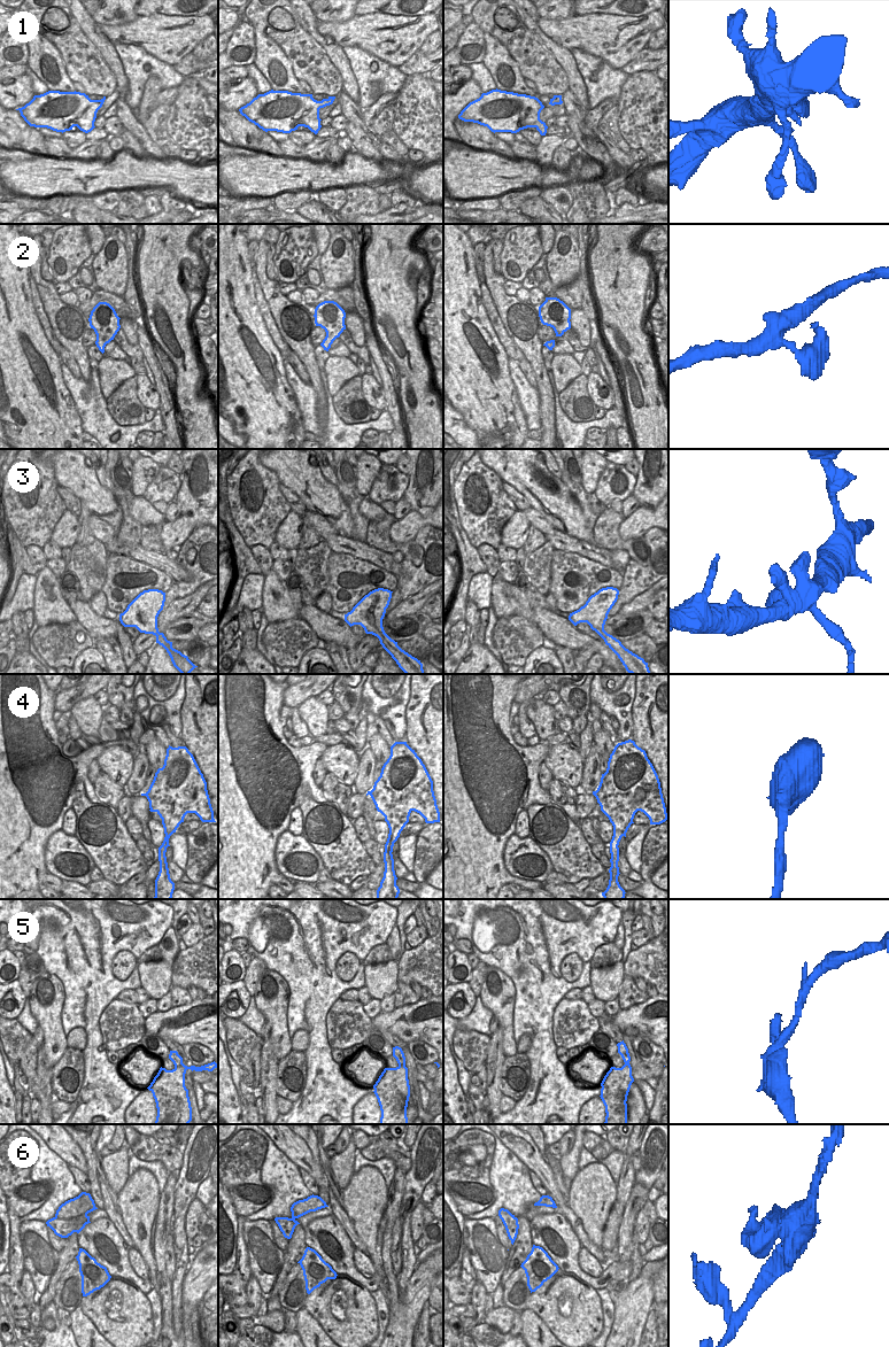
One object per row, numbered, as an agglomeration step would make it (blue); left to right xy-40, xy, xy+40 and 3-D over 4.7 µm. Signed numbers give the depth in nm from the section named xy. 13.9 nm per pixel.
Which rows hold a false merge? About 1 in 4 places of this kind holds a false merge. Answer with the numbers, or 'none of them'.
5, 6

